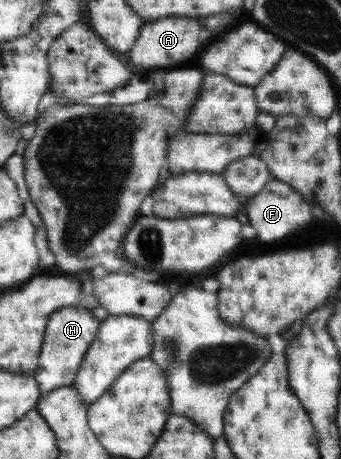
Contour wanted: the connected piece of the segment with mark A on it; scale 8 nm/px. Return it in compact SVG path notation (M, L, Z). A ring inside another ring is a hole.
M167 16L154 21L143 23L137 41L129 49L124 59L135 70L150 72L155 69L170 69L177 62L190 59L198 54L205 46L205 34L203 33L203 19L179 18L179 16Z

